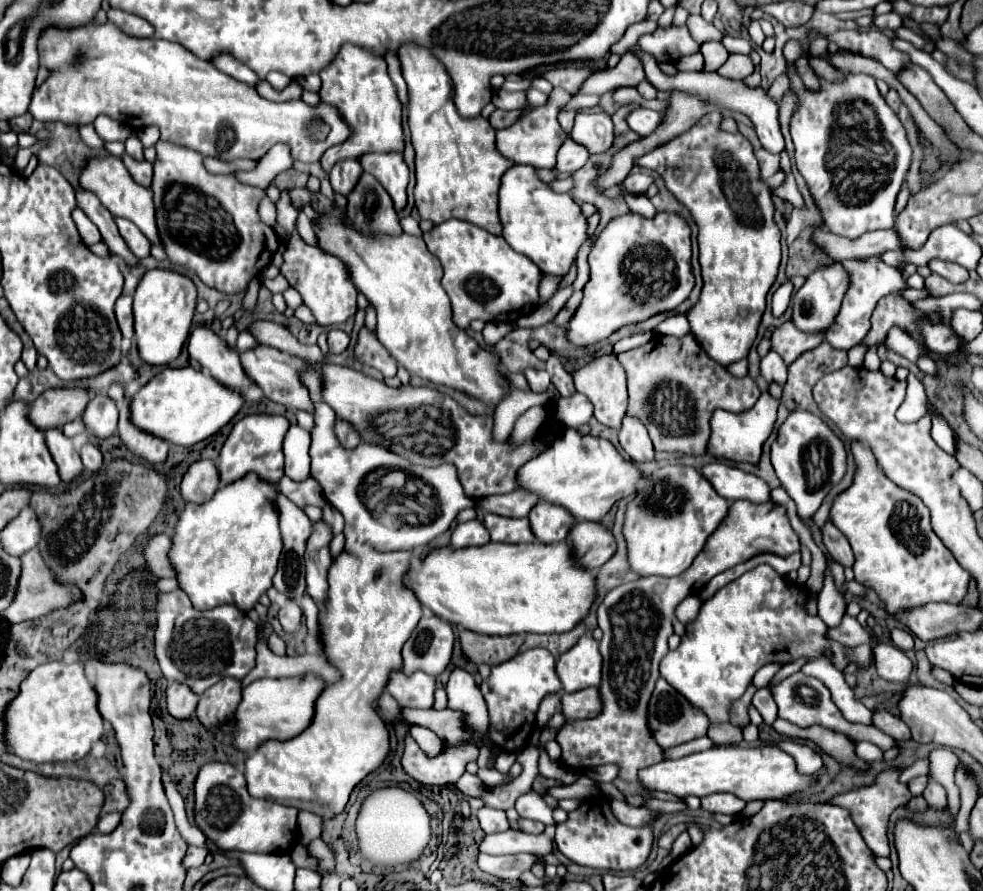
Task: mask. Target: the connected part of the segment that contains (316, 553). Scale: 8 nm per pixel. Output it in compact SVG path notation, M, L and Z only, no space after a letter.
M319 521L313 523L313 531L307 543L305 551L305 577L307 577L307 593L317 605L327 603L327 571L333 563L329 555L329 541L331 541L331 529Z

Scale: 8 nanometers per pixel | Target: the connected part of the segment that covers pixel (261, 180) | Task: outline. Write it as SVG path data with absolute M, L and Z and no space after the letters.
M277 143L273 145L257 163L257 169L253 171L239 171L235 173L239 181L259 187L259 189L267 189L269 183L283 171L293 167L293 159L291 159L291 149L285 143Z

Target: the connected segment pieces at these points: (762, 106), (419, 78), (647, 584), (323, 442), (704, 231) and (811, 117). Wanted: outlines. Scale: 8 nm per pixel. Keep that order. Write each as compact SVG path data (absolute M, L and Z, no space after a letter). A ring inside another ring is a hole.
M633 45L631 51L633 51L633 53L639 57L639 61L643 63L645 77L647 77L647 81L649 81L655 89L659 89L659 91L681 89L681 91L687 91L687 93L697 93L697 95L701 95L703 99L715 103L718 108L739 111L739 113L743 113L743 115L747 115L747 117L751 119L751 123L753 123L753 127L755 127L755 131L757 131L757 137L759 137L761 145L763 145L769 153L781 153L781 151L785 149L783 135L781 135L781 129L779 129L779 105L777 105L777 101L775 101L767 91L763 91L761 87L749 89L749 87L745 87L745 83L725 79L725 77L721 77L717 71L713 71L713 73L677 73L677 75L669 77L669 75L665 75L665 73L659 69L659 65L657 65L657 61L655 61L655 57L653 57L651 53L641 51L641 47L637 47L637 45Z
M403 43L397 55L409 91L409 129L417 167L415 205L421 219L429 219L439 225L455 217L493 235L501 235L497 193L501 175L513 163L503 159L503 155L495 149L495 129L481 115L465 119L457 113L449 73L429 47Z
M735 501L725 521L707 539L705 549L679 577L641 577L639 581L609 591L597 609L599 627L603 631L599 643L603 655L603 679L599 685L603 709L597 717L567 723L557 733L557 743L563 749L563 757L567 757L561 759L561 763L579 773L603 763L617 763L621 767L619 777L633 783L637 781L637 771L641 767L663 761L663 749L657 747L647 729L647 703L655 681L659 679L659 661L669 651L667 639L673 633L671 623L675 607L685 597L697 595L717 573L731 569L753 555L775 553L785 557L795 551L799 551L799 537L789 523L785 507L777 503L755 505L749 501ZM581 755L589 759L577 759Z
M305 369L303 375L299 375L299 379L301 379L303 385L307 387L311 401L315 403L315 407L313 407L315 427L313 427L313 431L311 431L311 449L309 449L309 455L311 455L311 475L313 475L313 477L317 479L317 483L321 485L325 499L327 499L327 501L343 515L343 519L345 519L345 531L343 531L343 535L345 535L345 551L347 551L347 553L357 556L359 547L361 547L363 543L371 543L377 551L397 551L397 549L423 547L423 545L427 545L429 541L433 541L437 535L445 533L445 531L449 529L449 525L453 523L453 519L457 517L459 511L463 511L463 509L475 505L475 501L469 499L469 497L461 491L461 483L459 483L459 479L457 479L457 469L455 469L451 463L443 463L443 465L437 465L437 467L419 467L419 465L415 465L415 463L409 463L409 459L401 459L401 455L393 455L393 451L389 451L389 449L385 449L385 447L373 447L373 445L369 445L369 443L361 443L361 445L353 447L353 449L345 449L345 447L339 443L339 439L337 439L337 435L335 435L335 429L333 429L333 425L335 425L335 413L333 413L333 409L331 409L329 405L323 403L323 395L321 395L321 391L323 391L323 375L319 375L317 369Z
M719 109L707 113L685 135L641 155L637 167L657 171L699 225L703 289L699 301L687 311L687 319L705 353L727 367L745 359L757 337L765 297L781 261L781 233L773 219L769 187L759 181L759 165L751 143L739 133L719 131L719 123Z
M789 63L787 75L795 93L799 93L801 103L797 113L791 119L791 137L795 143L795 163L803 175L811 197L821 213L823 225L841 237L857 239L865 231L891 229L893 227L893 207L895 197L905 181L911 147L905 137L905 129L895 112L879 95L875 79L869 75L851 75L843 73L843 83L827 83L821 79L821 91L811 93L801 83L801 77L795 73L793 63ZM863 101L871 105L879 121L879 137L863 141L863 155L829 155L831 151L831 129L835 123L835 109L845 103Z

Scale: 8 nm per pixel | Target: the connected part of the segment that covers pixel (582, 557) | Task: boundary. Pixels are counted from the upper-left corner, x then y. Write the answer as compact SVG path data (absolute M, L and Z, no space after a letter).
M579 521L571 529L571 539L573 539L573 549L575 549L575 559L587 567L597 571L607 559L611 559L617 551L615 537L609 527L603 523L593 523L593 521Z

